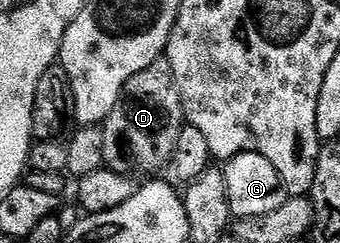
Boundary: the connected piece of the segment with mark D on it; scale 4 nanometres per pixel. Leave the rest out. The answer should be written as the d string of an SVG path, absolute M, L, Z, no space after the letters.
M163 57L152 65L148 65L148 69L140 69L140 73L132 76L120 93L120 101L116 101L112 113L108 113L108 117L102 120L100 126L104 137L105 170L131 177L139 177L138 175L154 177L157 176L154 175L157 171L165 172L184 126L182 102L180 101L180 93L176 89L176 81L170 62Z

